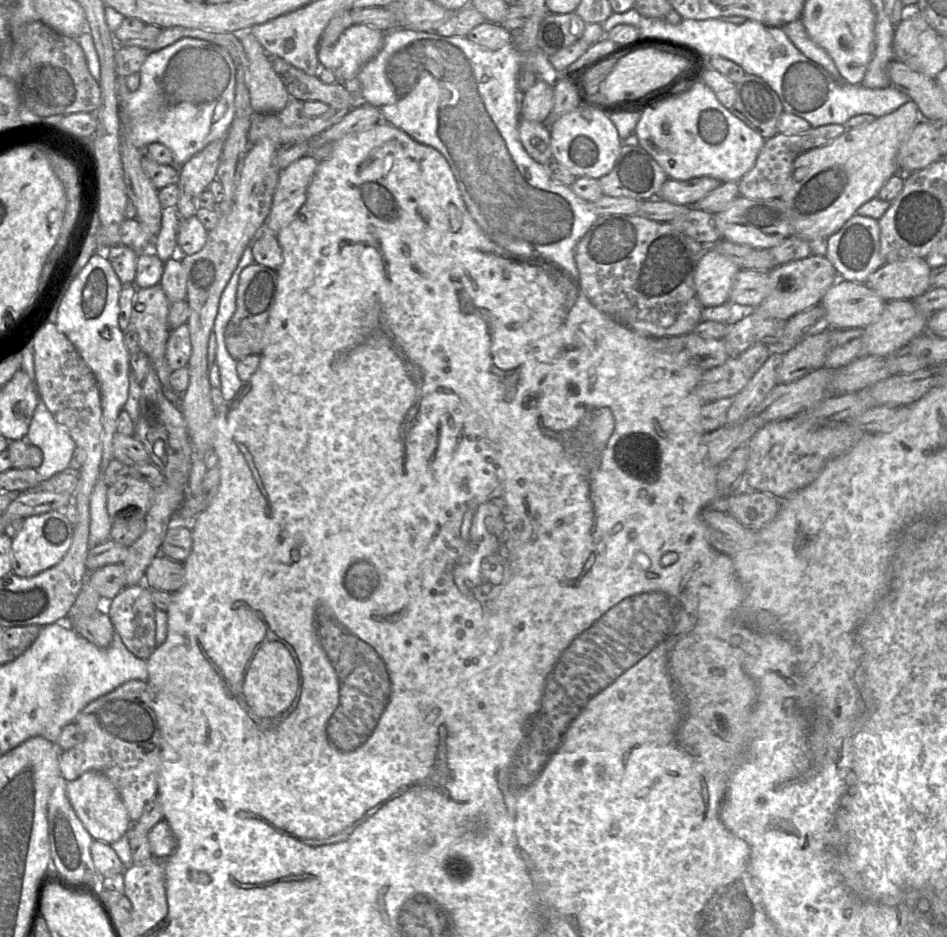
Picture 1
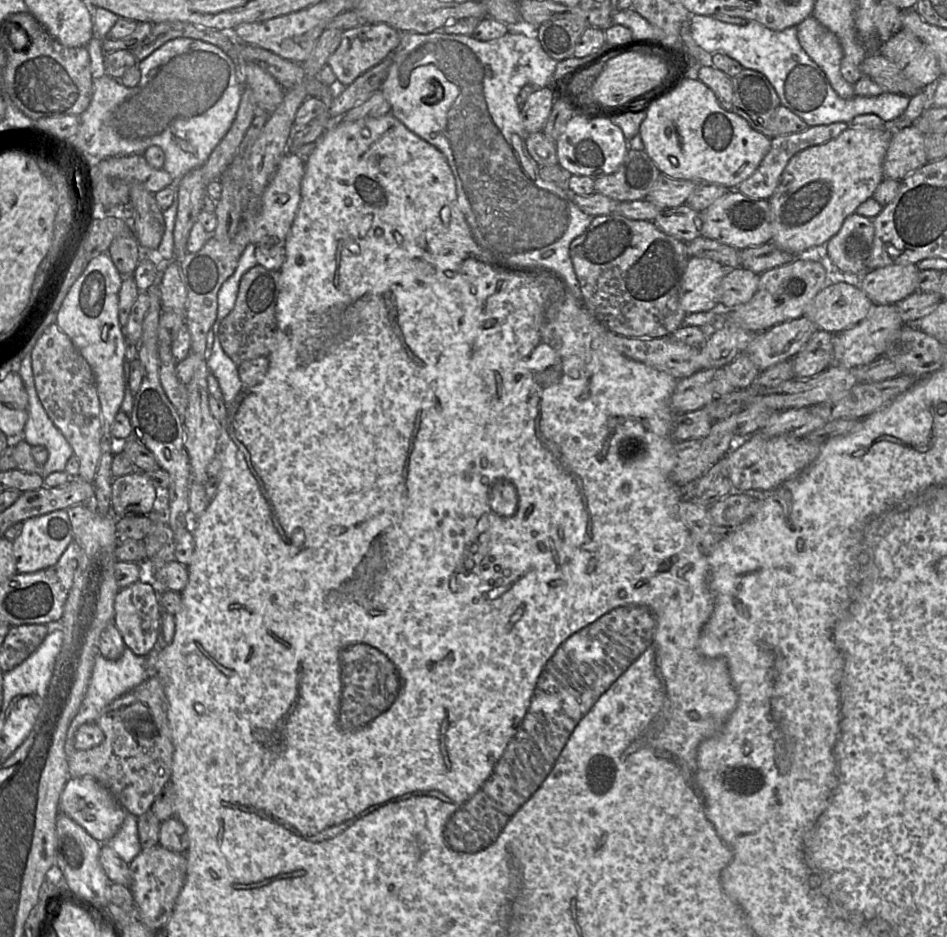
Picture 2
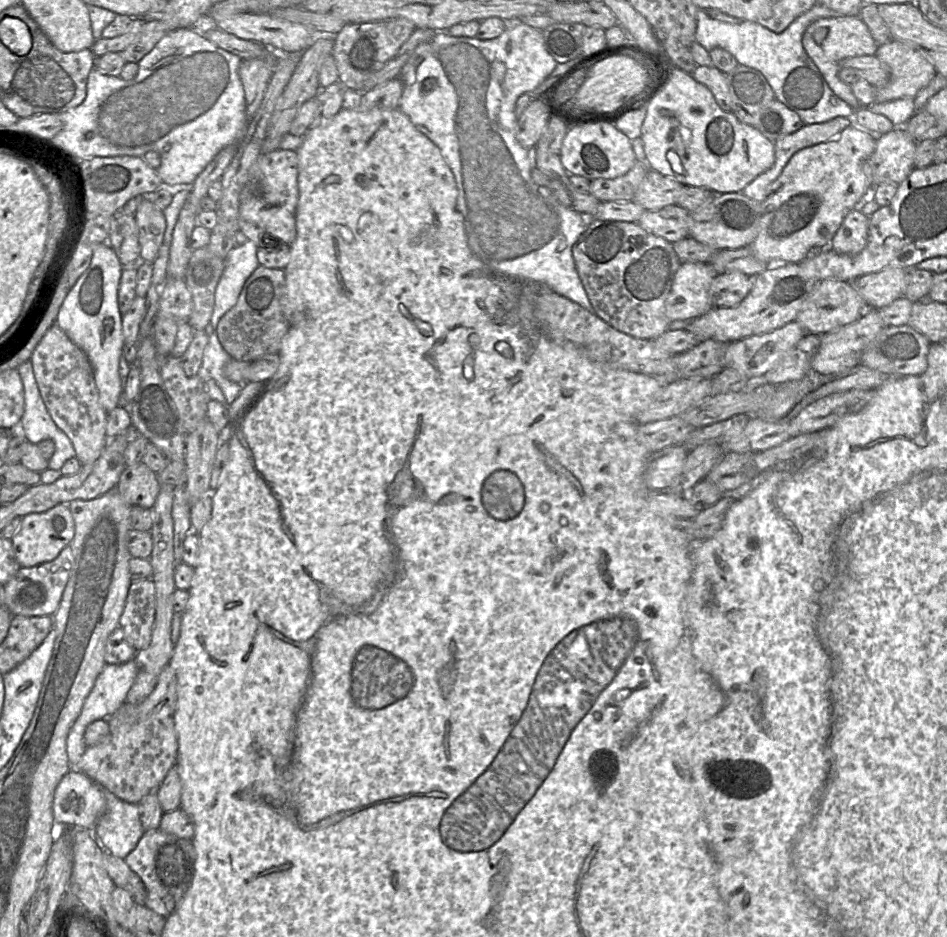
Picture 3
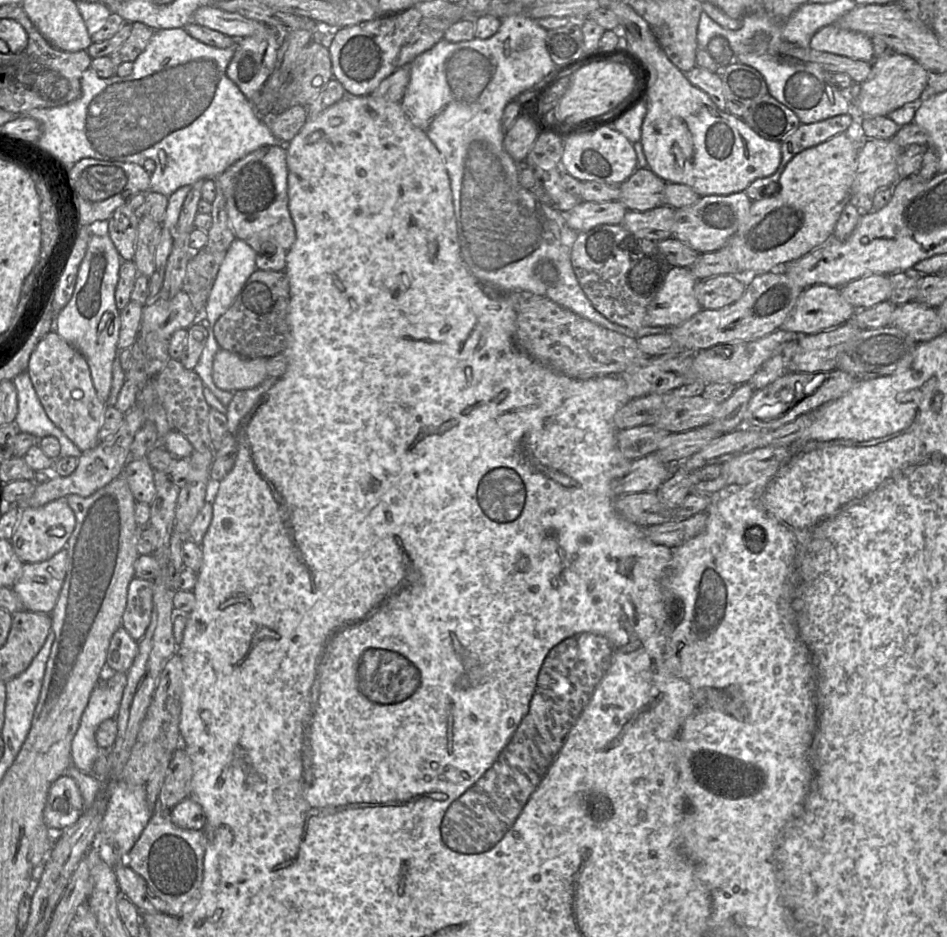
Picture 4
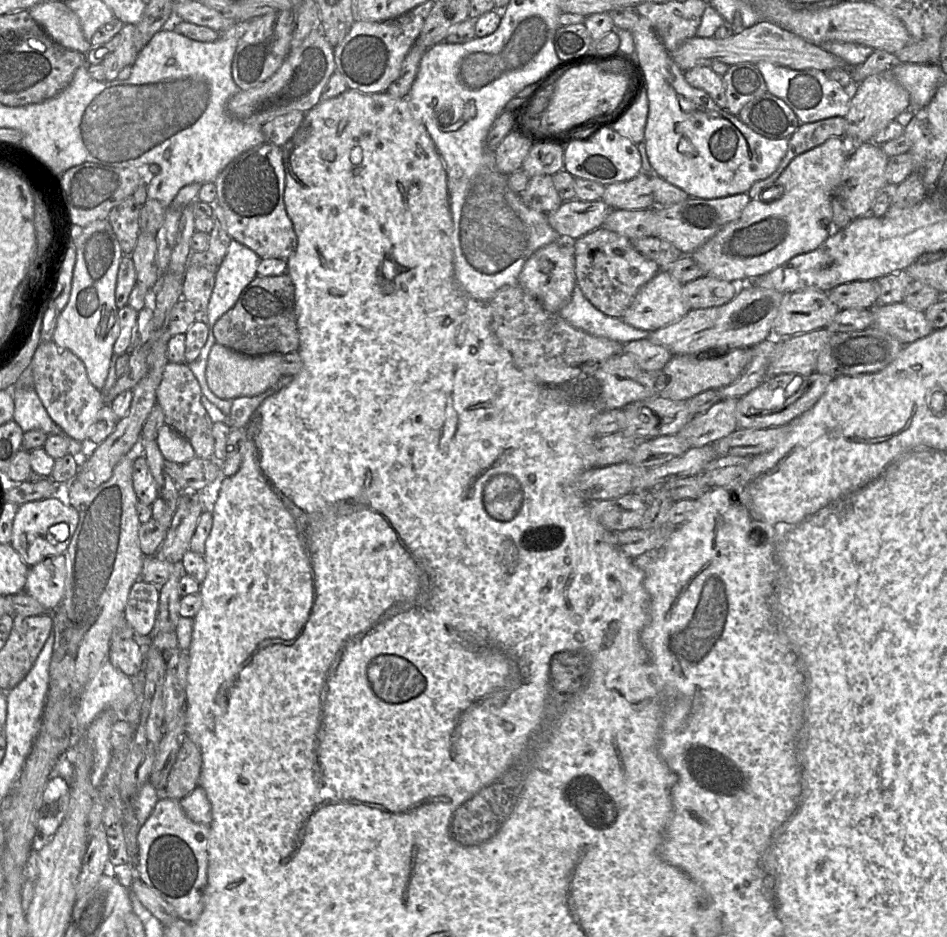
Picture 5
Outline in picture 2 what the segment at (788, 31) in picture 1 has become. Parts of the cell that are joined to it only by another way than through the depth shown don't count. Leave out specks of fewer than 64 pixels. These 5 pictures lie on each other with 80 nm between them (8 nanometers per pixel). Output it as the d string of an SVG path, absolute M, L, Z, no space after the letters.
M812 14L800 22L797 26L797 39L806 54L824 71L835 92L844 99L855 96L852 84L847 82L840 70L843 57L843 49L837 36L821 25Z

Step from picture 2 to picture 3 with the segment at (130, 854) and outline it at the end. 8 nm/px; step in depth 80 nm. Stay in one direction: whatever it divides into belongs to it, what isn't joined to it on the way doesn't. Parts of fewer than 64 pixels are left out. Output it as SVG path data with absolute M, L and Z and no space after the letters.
M107 789L102 790L106 810L97 821L93 834L105 851L125 859L136 848L145 832L139 804L125 802Z

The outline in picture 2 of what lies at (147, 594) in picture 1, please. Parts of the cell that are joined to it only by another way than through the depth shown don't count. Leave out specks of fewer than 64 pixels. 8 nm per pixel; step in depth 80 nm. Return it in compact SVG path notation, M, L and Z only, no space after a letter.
M148 576L121 589L115 598L113 623L121 633L125 645L136 655L148 656L158 646L161 615L158 588Z

